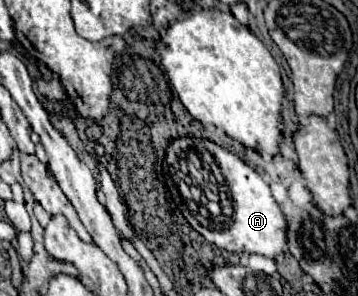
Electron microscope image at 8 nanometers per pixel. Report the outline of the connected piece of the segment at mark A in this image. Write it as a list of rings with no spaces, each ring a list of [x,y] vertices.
[[[194,136],[174,138],[174,140],[170,140],[170,144],[166,148],[166,158],[172,158],[172,154],[180,154],[180,150],[188,150],[188,148],[196,148],[196,146],[208,150],[216,158],[216,164],[220,166],[220,170],[228,182],[228,192],[232,198],[234,212],[230,216],[228,226],[206,226],[206,224],[198,222],[194,228],[208,242],[216,244],[218,248],[230,250],[230,252],[250,252],[250,254],[262,254],[268,258],[276,258],[276,254],[282,254],[284,244],[286,244],[286,240],[284,240],[286,218],[270,194],[270,186],[242,158],[238,158],[234,152],[230,152],[230,150],[218,146],[216,142],[210,142],[210,140],[198,140]]]

